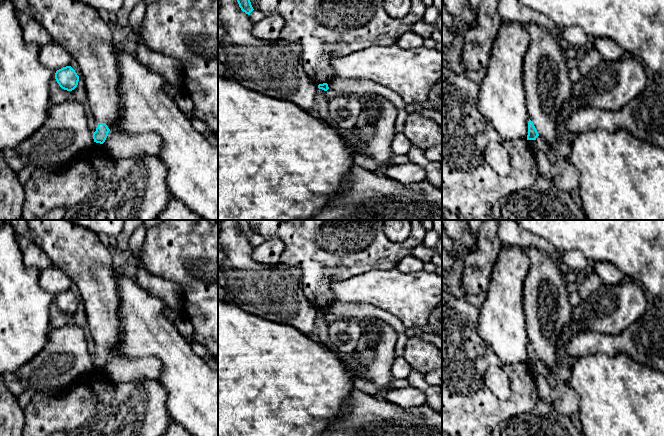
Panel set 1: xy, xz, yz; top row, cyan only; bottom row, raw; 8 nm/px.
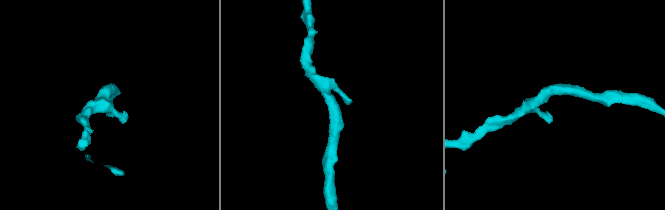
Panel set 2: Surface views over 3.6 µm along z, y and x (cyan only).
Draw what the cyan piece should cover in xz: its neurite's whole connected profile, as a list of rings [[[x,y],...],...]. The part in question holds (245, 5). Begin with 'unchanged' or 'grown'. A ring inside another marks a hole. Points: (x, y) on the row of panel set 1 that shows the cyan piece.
unchanged; [[[237,0],[239,7],[243,12],[250,15],[250,13],[254,10],[250,0]]]

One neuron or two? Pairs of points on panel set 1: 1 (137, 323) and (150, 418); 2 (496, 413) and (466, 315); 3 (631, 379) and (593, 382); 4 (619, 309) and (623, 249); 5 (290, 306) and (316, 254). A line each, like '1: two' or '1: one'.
1: two
2: one
3: one
4: two
5: two

